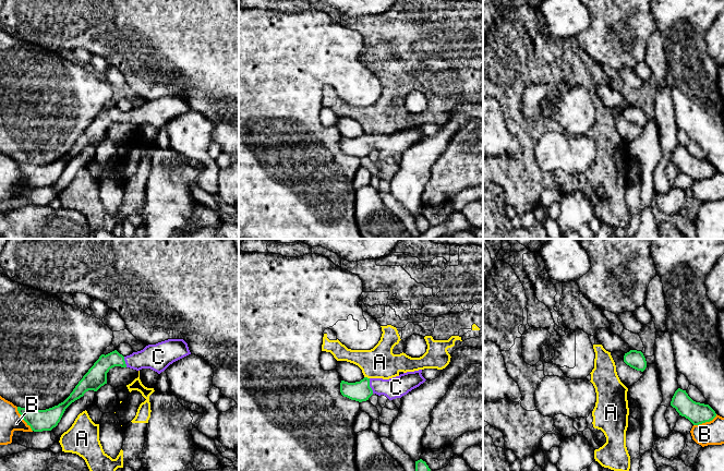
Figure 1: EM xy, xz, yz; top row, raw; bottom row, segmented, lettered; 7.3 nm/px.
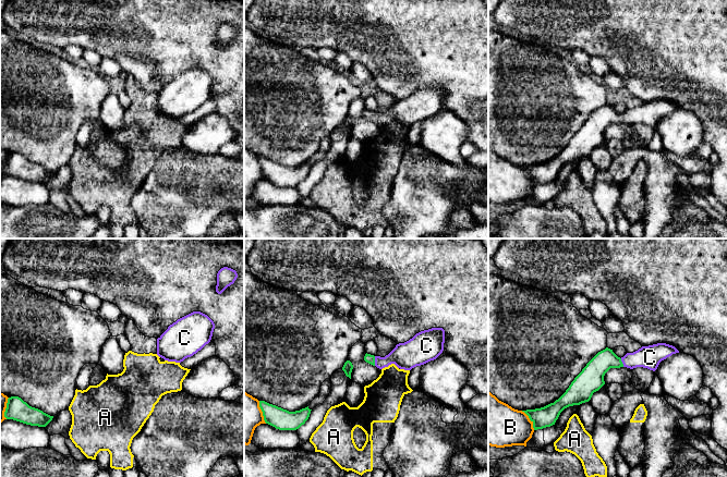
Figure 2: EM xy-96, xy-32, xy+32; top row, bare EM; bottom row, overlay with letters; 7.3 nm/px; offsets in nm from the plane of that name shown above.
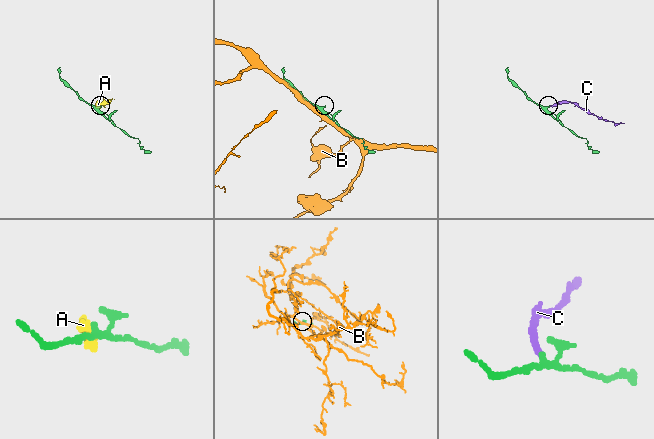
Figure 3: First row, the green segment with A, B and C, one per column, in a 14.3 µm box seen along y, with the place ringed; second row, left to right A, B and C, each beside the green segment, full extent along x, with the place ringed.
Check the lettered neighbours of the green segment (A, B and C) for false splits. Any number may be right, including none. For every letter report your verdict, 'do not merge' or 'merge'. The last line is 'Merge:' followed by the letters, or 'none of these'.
A: do not merge
B: do not merge
C: merge
Merge: C

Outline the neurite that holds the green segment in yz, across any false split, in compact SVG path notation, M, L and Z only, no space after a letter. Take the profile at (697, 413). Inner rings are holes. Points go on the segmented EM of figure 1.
M678 388L671 401L671 406L676 409L679 415L688 419L693 425L699 425L712 421L716 413L709 406L693 401L686 390Z

